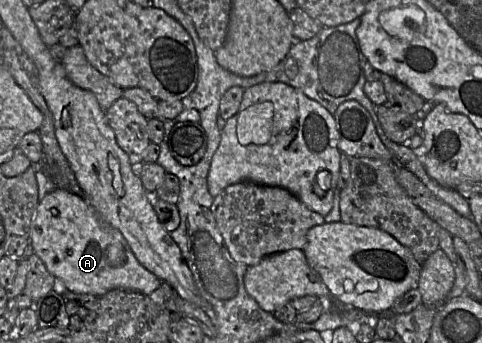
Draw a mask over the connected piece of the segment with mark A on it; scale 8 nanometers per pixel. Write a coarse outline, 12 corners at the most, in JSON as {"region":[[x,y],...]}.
{"region":[[82,194],[39,202],[29,240],[57,283],[102,296],[162,282]]}

